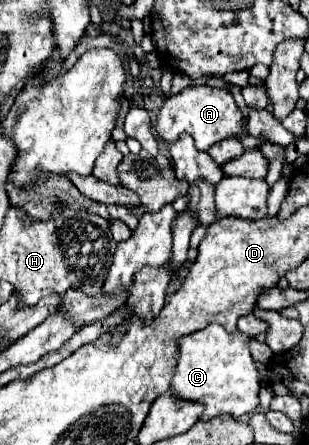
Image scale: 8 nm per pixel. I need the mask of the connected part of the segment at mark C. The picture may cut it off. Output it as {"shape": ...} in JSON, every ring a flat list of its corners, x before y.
{"shape":[[212,324,194,334,182,336,178,340,178,362,176,372,172,376,172,392,176,400,184,402,200,402,204,404,204,412,200,420,216,418,220,414,230,414,240,418,258,408,258,370,254,368,254,360,248,348,250,338,242,332,226,332,224,326]]}

